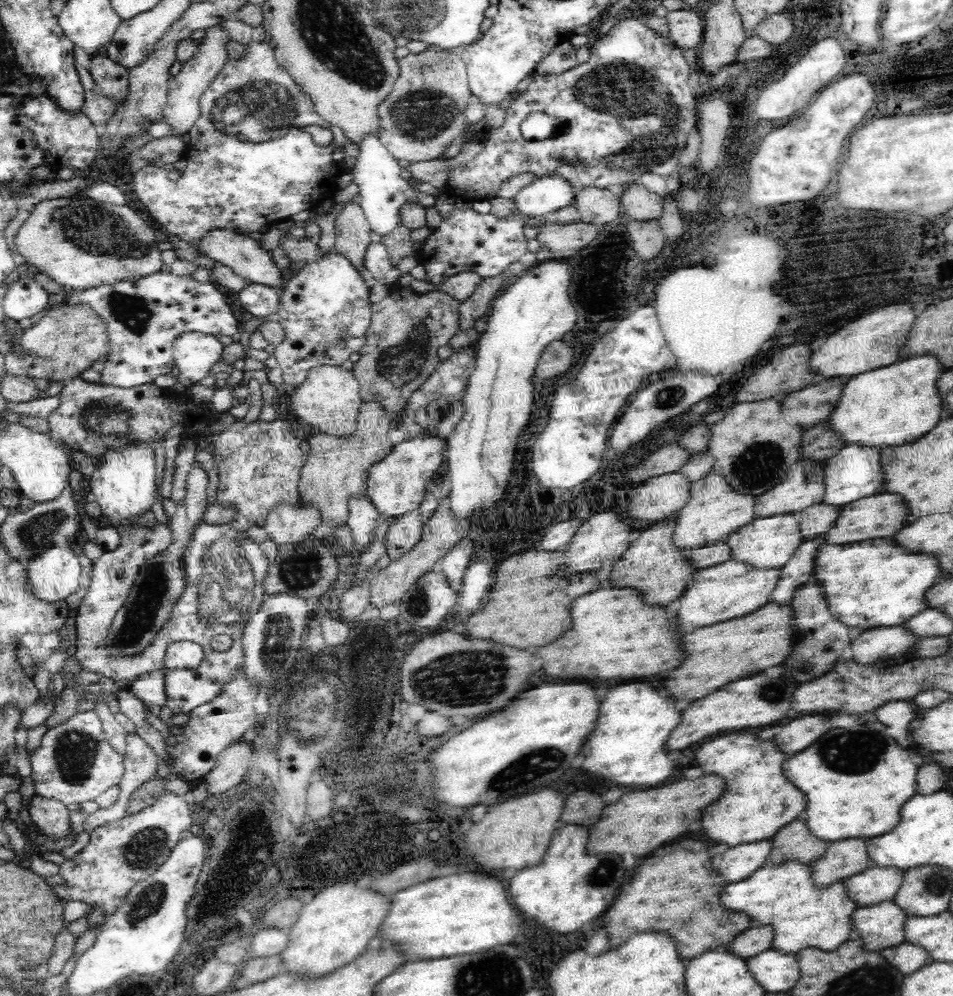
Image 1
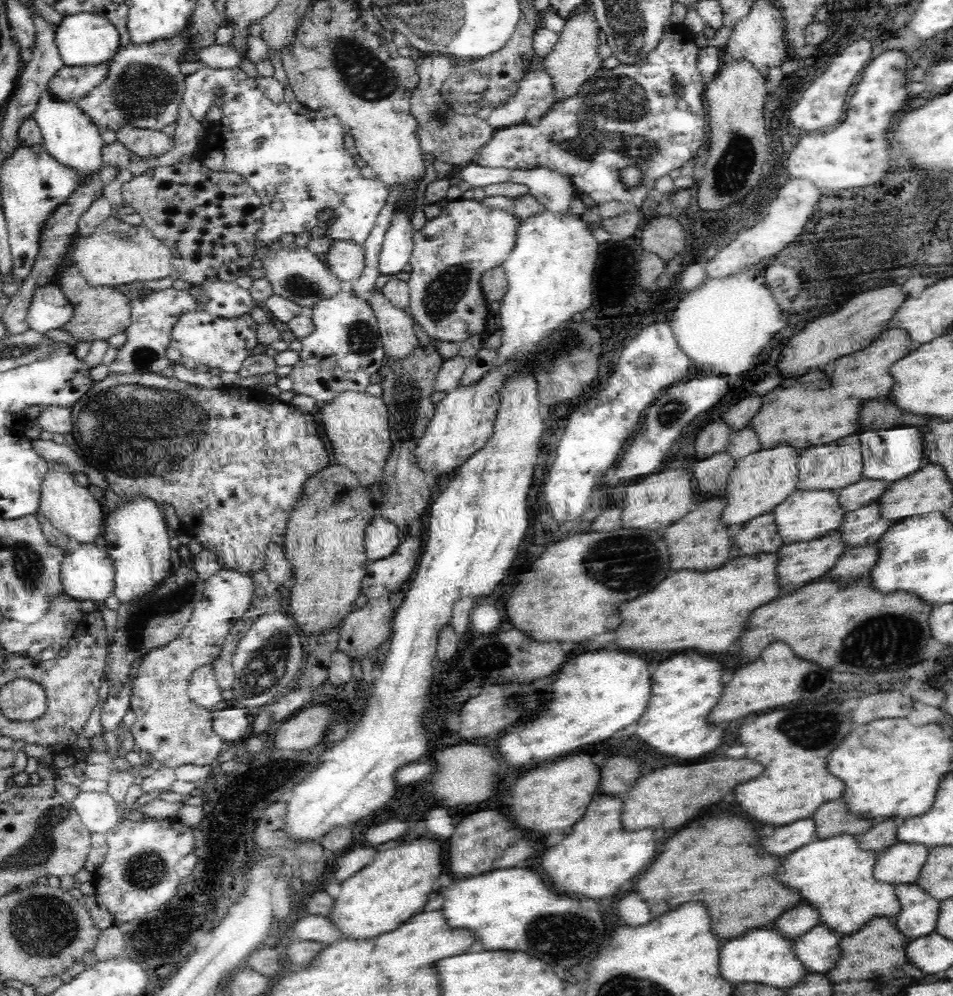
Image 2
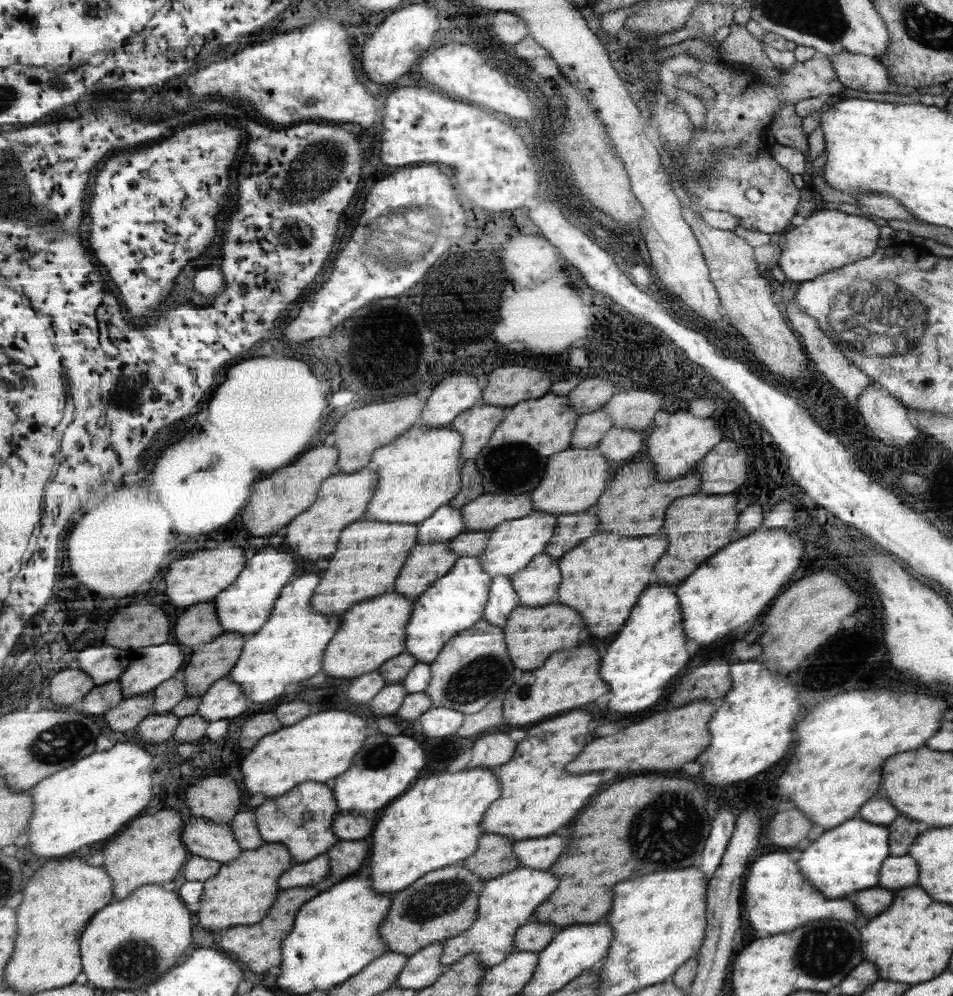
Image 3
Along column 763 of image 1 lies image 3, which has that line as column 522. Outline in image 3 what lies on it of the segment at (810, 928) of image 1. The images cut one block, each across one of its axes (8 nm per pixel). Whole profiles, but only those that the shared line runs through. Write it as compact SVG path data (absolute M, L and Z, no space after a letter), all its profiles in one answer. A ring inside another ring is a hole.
M518 866L509 873L485 881L477 920L460 936L443 941L445 952L442 962L447 967L465 955L476 954L485 966L500 965L506 957L510 956L510 953L516 950L514 948L516 930L534 919L538 906L548 901L552 892L556 892L556 884L558 878L554 878L550 872L534 870L530 866Z

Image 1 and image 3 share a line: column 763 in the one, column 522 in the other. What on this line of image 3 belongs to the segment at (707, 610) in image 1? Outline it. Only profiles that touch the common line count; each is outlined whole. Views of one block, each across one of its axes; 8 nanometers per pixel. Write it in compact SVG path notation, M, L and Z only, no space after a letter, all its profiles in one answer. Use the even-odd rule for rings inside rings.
M541 553L510 581L520 598L519 606L546 606L558 604L561 578L558 560Z

